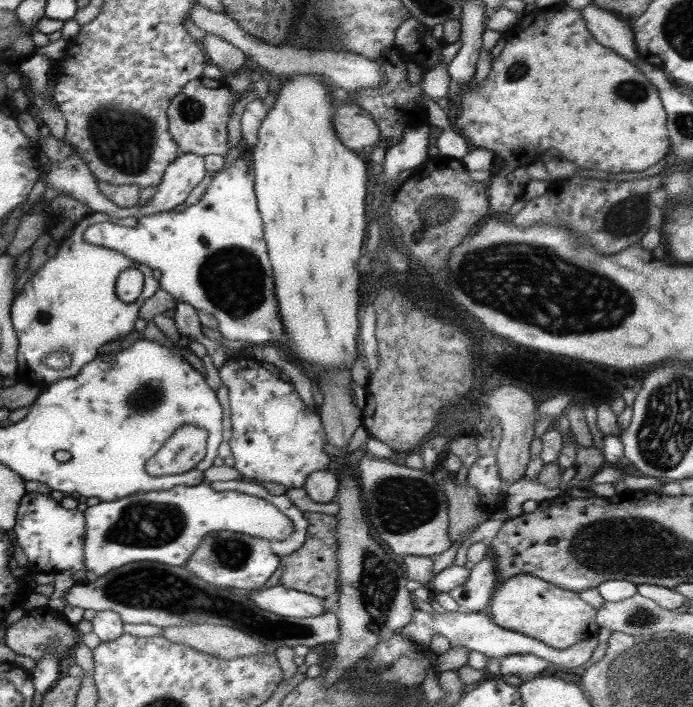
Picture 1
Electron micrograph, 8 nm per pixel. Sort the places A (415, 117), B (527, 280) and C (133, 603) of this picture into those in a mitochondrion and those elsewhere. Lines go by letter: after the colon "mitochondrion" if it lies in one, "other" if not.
A: other
B: mitochondrion
C: mitochondrion

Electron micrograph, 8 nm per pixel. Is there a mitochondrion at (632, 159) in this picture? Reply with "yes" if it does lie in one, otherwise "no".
no

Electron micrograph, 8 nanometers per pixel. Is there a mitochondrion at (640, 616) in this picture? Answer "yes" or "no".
yes

